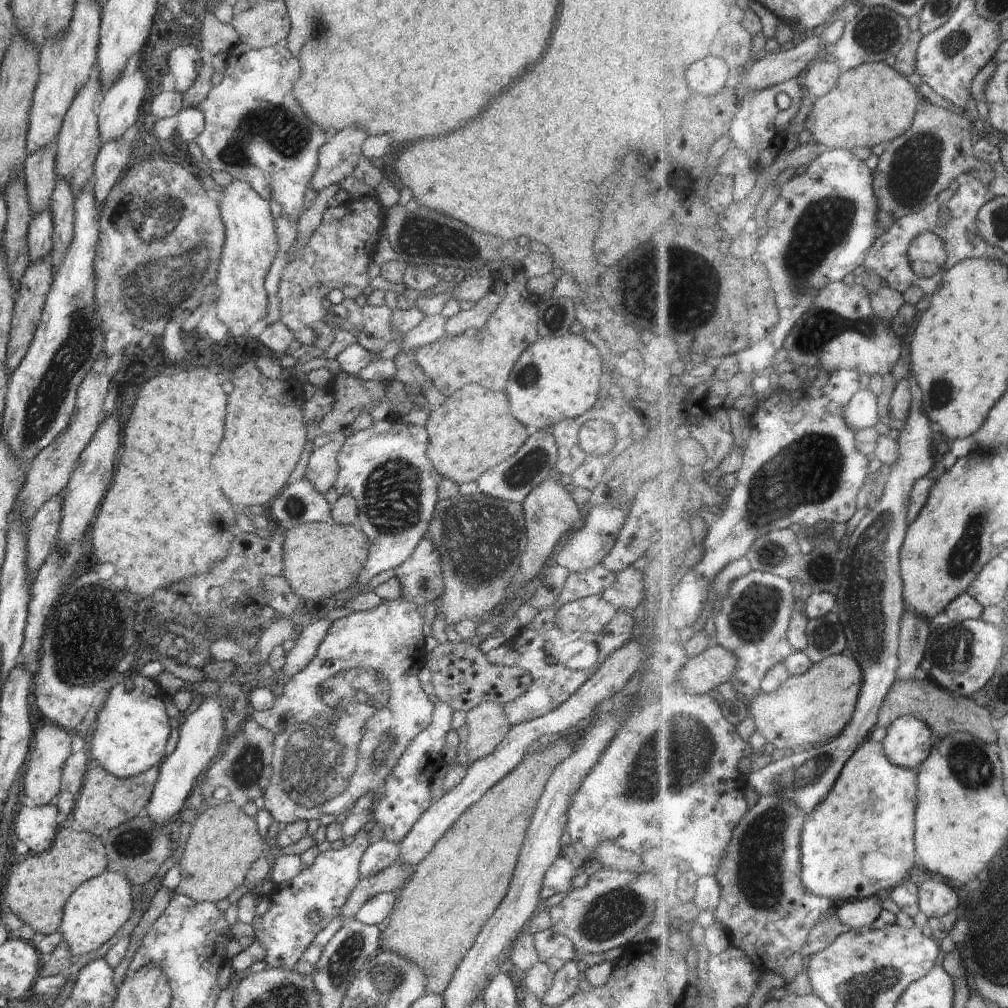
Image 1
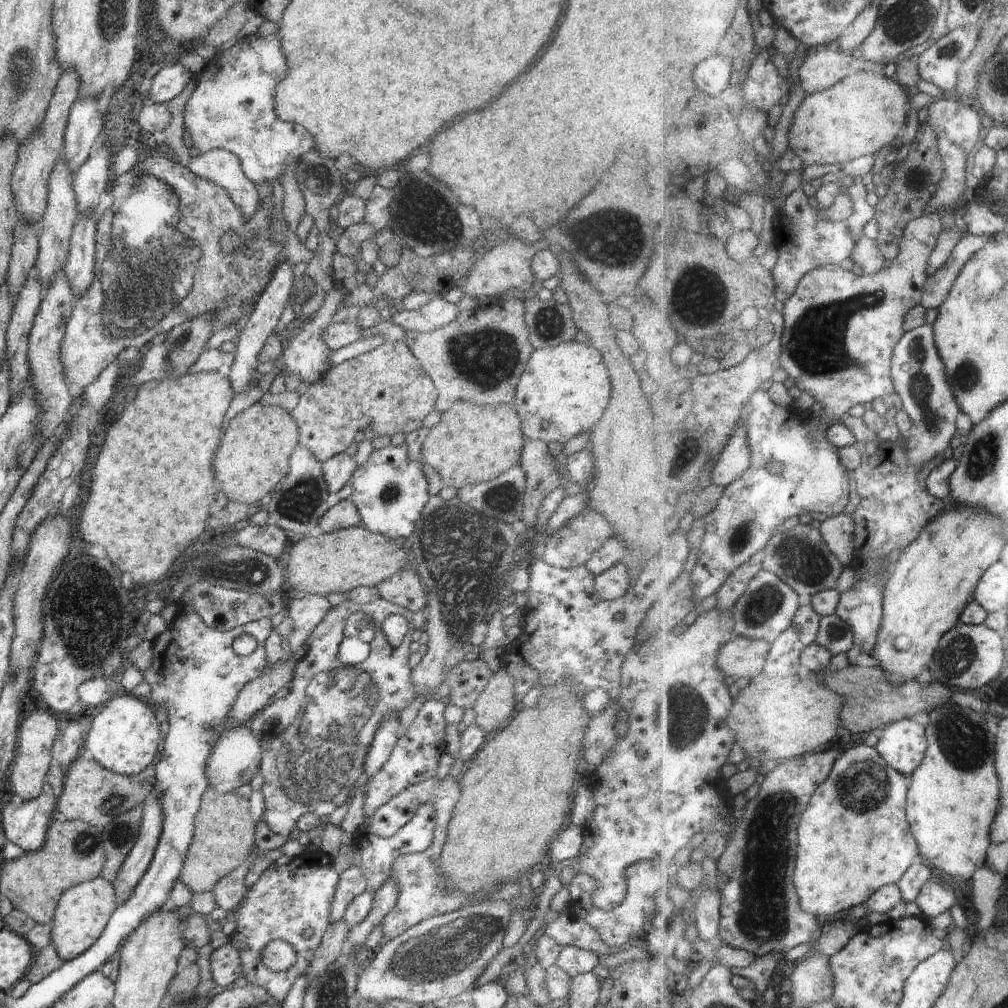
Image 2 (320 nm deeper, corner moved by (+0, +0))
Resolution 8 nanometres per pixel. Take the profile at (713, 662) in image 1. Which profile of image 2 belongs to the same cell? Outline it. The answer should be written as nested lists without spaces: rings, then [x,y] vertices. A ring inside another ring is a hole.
[[[747,637],[736,638],[720,650],[718,664],[726,676],[738,680],[748,678],[754,681],[764,674],[764,666],[772,644],[768,640],[755,640]]]

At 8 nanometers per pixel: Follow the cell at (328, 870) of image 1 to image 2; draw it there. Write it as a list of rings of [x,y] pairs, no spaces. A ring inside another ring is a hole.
[[[316,852],[312,858],[301,862],[298,855],[292,858],[289,864],[280,865],[274,862],[262,872],[262,875],[253,886],[247,889],[242,902],[237,904],[237,907],[228,917],[229,920],[236,922],[236,928],[230,937],[230,942],[238,949],[241,960],[241,976],[244,976],[248,983],[267,989],[275,998],[275,1001],[281,1005],[285,1001],[294,981],[299,976],[304,975],[305,970],[315,960],[314,956],[316,955],[316,950],[320,947],[321,938],[330,926],[329,914],[331,902],[338,881],[339,876],[334,870],[333,858],[329,854],[324,854],[324,852]],[[308,928],[312,930],[311,936],[304,935]],[[276,939],[289,942],[296,951],[296,962],[288,970],[274,972],[267,966],[264,966],[264,963],[261,961],[261,952],[264,946],[271,940]]]

